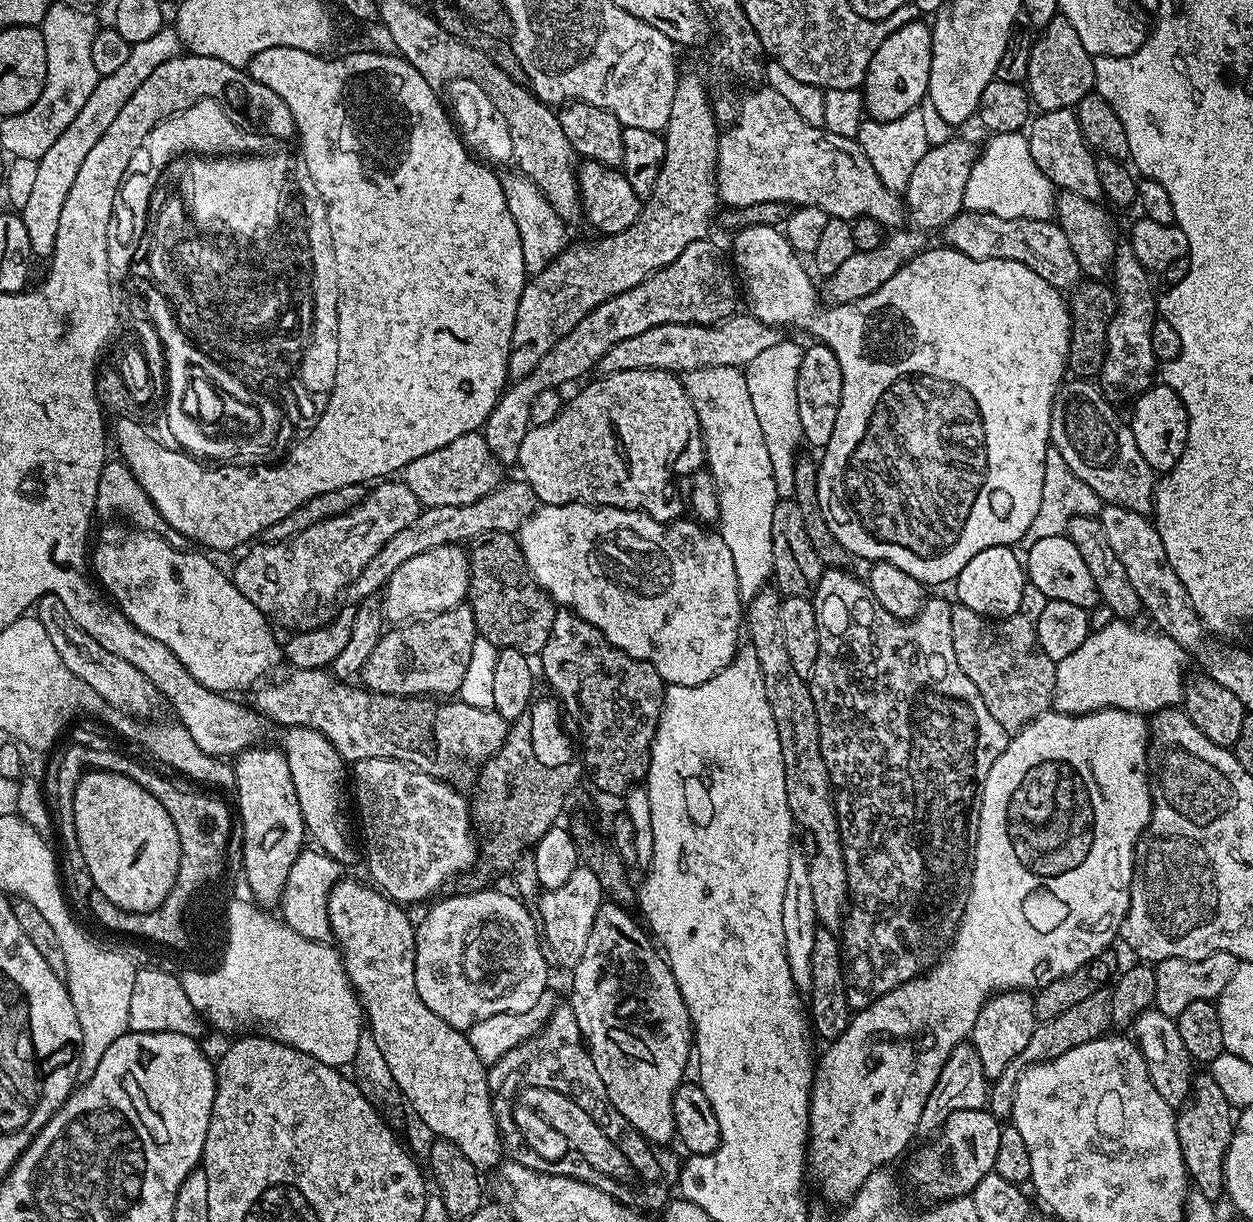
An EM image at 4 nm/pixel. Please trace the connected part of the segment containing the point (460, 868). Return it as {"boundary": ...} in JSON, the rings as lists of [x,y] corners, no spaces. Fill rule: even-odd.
{"boundary":[[[369,758],[353,763],[350,768],[350,796],[356,799],[360,828],[364,831],[364,852],[368,855],[371,883],[401,906],[416,904],[427,896],[435,897],[451,876],[464,872],[476,860],[472,841],[474,824],[469,817],[469,797],[451,788],[444,780],[411,768],[403,759]]]}

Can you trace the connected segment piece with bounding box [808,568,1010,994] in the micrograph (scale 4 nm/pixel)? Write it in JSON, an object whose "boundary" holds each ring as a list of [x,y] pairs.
{"boundary":[[[830,568],[823,574],[818,582],[814,593],[814,603],[816,606],[816,621],[818,622],[818,638],[820,639],[820,649],[818,650],[818,662],[814,662],[814,670],[812,671],[812,679],[808,689],[814,698],[814,710],[818,714],[818,726],[820,727],[820,745],[822,746],[822,758],[826,762],[826,770],[830,774],[830,782],[834,789],[834,799],[836,801],[836,817],[838,818],[838,830],[842,838],[842,850],[846,858],[846,874],[848,875],[848,892],[856,892],[856,902],[849,904],[846,913],[847,923],[853,920],[868,920],[868,924],[876,924],[876,928],[863,928],[864,933],[868,934],[868,940],[872,940],[872,944],[868,944],[868,948],[872,948],[872,952],[868,952],[868,960],[872,960],[872,984],[868,984],[868,988],[876,988],[876,992],[886,994],[890,990],[894,990],[898,986],[902,986],[907,980],[913,980],[916,976],[916,968],[925,968],[925,970],[937,963],[938,957],[942,952],[942,943],[940,939],[944,936],[944,931],[955,929],[956,925],[962,919],[962,884],[960,888],[960,875],[965,875],[966,869],[970,864],[970,853],[974,847],[974,837],[976,835],[976,823],[980,817],[980,795],[984,789],[986,782],[986,774],[990,770],[990,766],[994,766],[994,762],[1002,754],[1002,750],[1006,750],[1010,739],[1009,733],[1005,732],[1002,726],[998,726],[998,722],[994,722],[994,717],[990,715],[990,710],[986,710],[986,702],[982,702],[982,694],[978,694],[978,686],[974,686],[974,682],[970,682],[970,678],[966,678],[966,674],[962,670],[962,666],[958,666],[958,658],[954,654],[954,638],[950,638],[950,614],[952,613],[953,605],[947,604],[944,600],[925,599],[924,605],[920,607],[916,617],[913,620],[899,620],[894,618],[894,614],[890,614],[886,610],[882,610],[882,606],[878,606],[871,595],[866,594],[866,584],[863,579],[860,580],[856,576],[851,576],[851,571],[843,568]]]}

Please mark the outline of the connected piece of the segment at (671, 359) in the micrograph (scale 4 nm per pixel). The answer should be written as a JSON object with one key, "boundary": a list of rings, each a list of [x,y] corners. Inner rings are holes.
{"boundary":[[[733,314],[727,320],[712,325],[660,325],[646,330],[642,334],[634,334],[634,338],[622,338],[622,342],[612,344],[606,354],[596,364],[595,371],[600,376],[609,376],[622,370],[634,370],[635,368],[653,368],[663,372],[683,374],[693,372],[699,368],[710,366],[730,366],[731,368],[743,369],[745,365],[753,361],[762,350],[769,349],[782,339],[781,329],[771,324],[764,324],[757,316],[751,314]]]}

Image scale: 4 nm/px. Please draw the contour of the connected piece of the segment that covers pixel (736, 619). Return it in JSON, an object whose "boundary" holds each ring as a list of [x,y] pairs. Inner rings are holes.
{"boundary":[[[545,504],[537,507],[530,518],[526,518],[518,533],[518,543],[524,556],[524,565],[536,580],[536,585],[561,609],[571,610],[593,624],[615,648],[630,654],[630,658],[650,662],[650,666],[654,666],[665,685],[698,686],[717,676],[726,665],[732,663],[742,644],[742,625],[746,620],[746,608],[740,598],[738,574],[734,570],[734,554],[730,554],[730,546],[726,546],[719,531],[700,522],[693,523],[691,524],[688,518],[671,522],[655,520],[645,512],[627,512],[625,508],[605,508],[591,504]]]}

